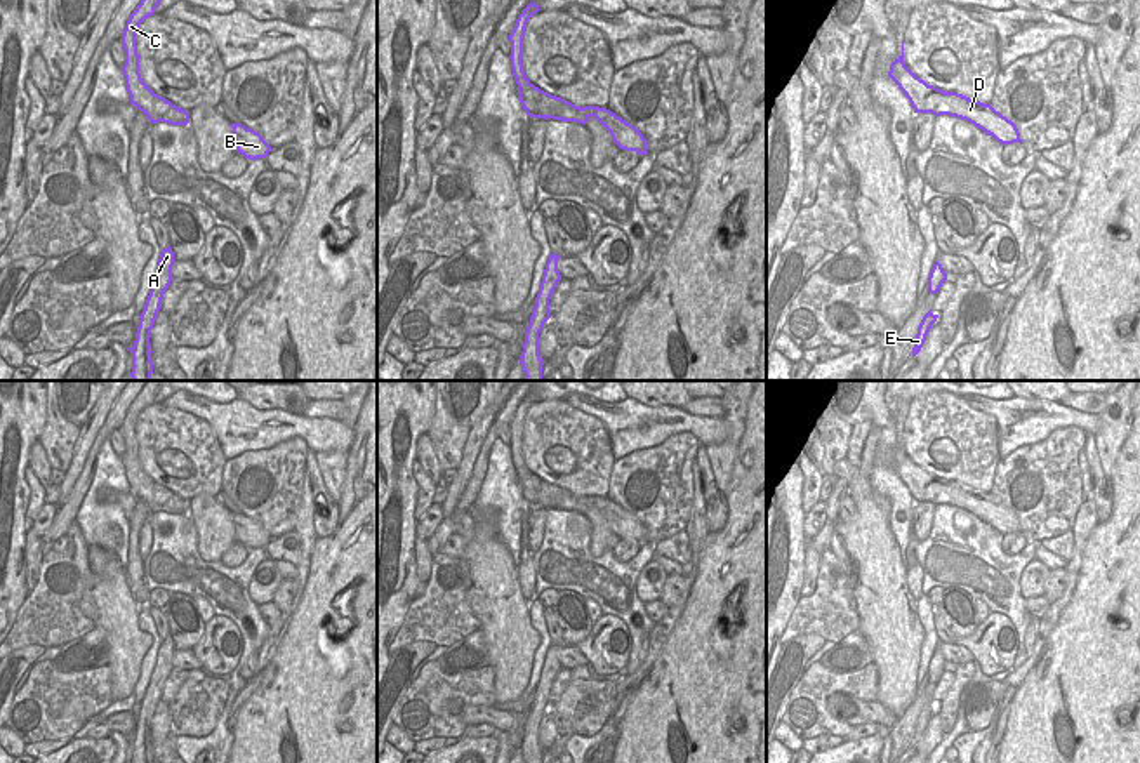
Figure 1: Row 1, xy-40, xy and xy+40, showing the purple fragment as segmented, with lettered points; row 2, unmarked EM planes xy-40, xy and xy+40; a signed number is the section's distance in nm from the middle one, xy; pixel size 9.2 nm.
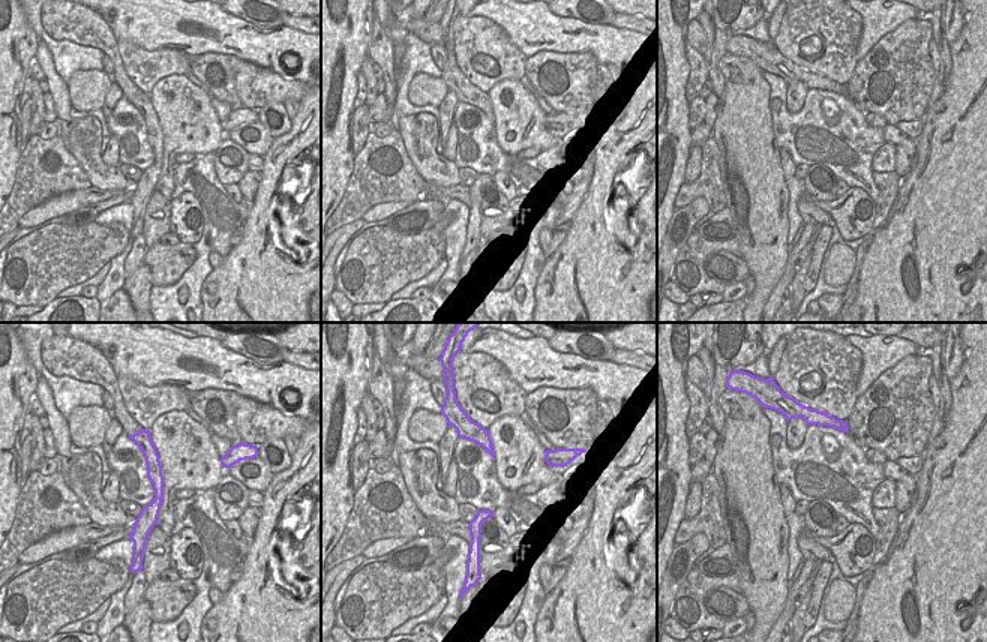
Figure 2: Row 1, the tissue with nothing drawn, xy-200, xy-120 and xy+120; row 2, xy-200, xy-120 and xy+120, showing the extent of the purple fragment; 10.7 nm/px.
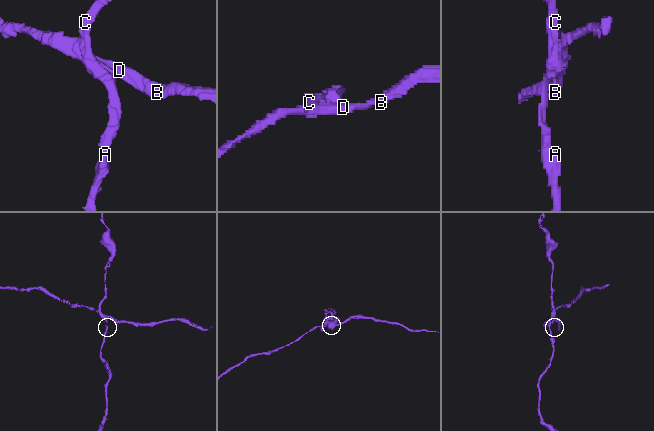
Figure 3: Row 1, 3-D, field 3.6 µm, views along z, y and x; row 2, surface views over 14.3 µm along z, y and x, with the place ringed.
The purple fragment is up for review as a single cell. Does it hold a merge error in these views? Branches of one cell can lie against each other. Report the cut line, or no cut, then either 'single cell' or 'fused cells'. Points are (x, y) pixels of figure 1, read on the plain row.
xy (529, 471), (518, 477) | fused cells

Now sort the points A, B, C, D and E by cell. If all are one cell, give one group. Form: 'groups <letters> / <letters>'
groups A C E / B D

